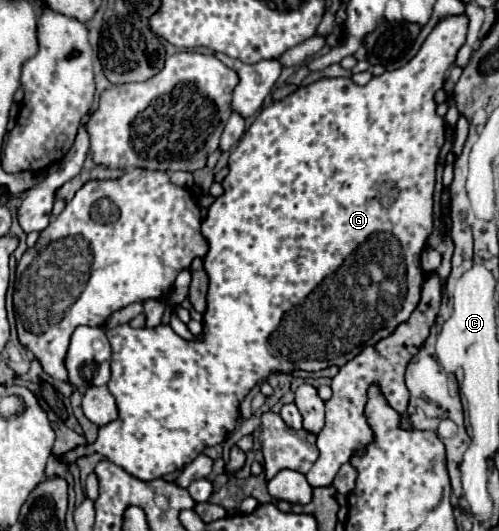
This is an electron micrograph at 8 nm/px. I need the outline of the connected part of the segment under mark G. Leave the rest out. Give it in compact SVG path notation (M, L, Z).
M447 17L443 19L427 37L419 53L401 69L385 71L379 77L373 77L367 85L359 87L351 79L319 79L307 87L299 87L295 93L287 95L281 101L275 101L257 115L253 125L241 137L237 149L229 157L229 175L223 181L225 193L215 199L209 207L207 219L201 225L203 237L209 241L209 253L205 255L205 271L211 279L207 291L207 311L203 315L203 339L185 341L179 337L169 324L157 327L141 327L133 329L131 325L119 325L115 329L107 329L107 339L113 347L111 361L111 379L107 383L111 395L115 397L119 417L103 427L99 427L99 437L91 445L77 447L77 455L99 453L107 457L111 463L125 469L131 477L139 481L153 481L167 473L179 471L189 465L205 447L219 445L227 439L227 435L239 423L239 405L249 393L249 389L259 381L267 379L267 375L277 369L281 373L289 371L321 371L329 365L343 367L349 363L359 351L377 341L389 337L397 325L409 319L411 311L419 303L421 295L421 249L425 249L429 235L433 231L433 189L435 189L435 169L439 161L441 145L445 143L445 119L435 113L435 93L445 83L447 69L455 63L457 51L463 47L467 37L467 17Z

